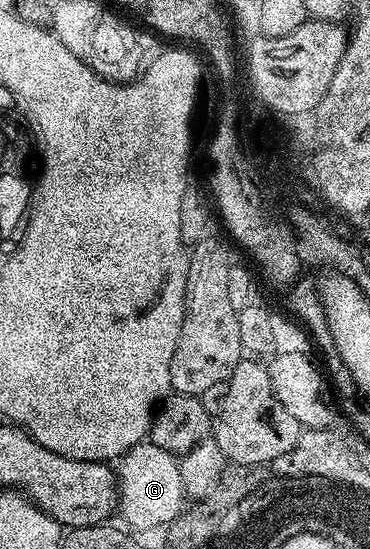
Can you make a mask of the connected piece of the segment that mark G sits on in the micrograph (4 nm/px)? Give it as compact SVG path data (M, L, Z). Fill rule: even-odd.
M151 440L141 442L119 459L118 489L119 517L124 517L133 526L133 531L167 527L186 506L184 482L177 455L158 448Z

